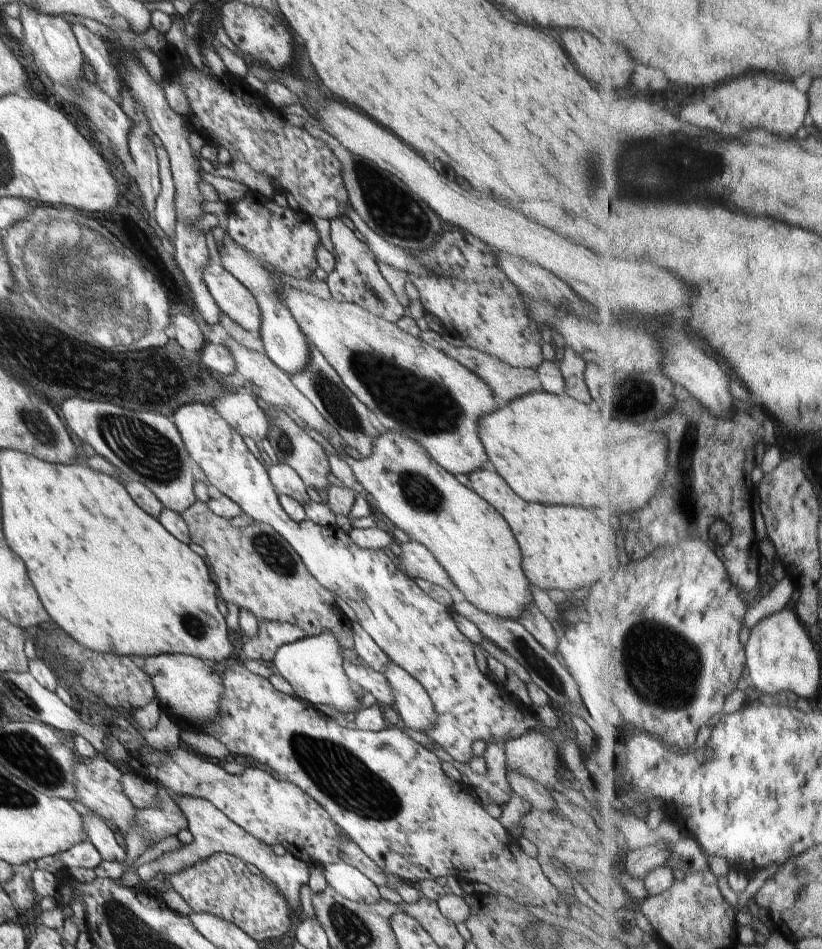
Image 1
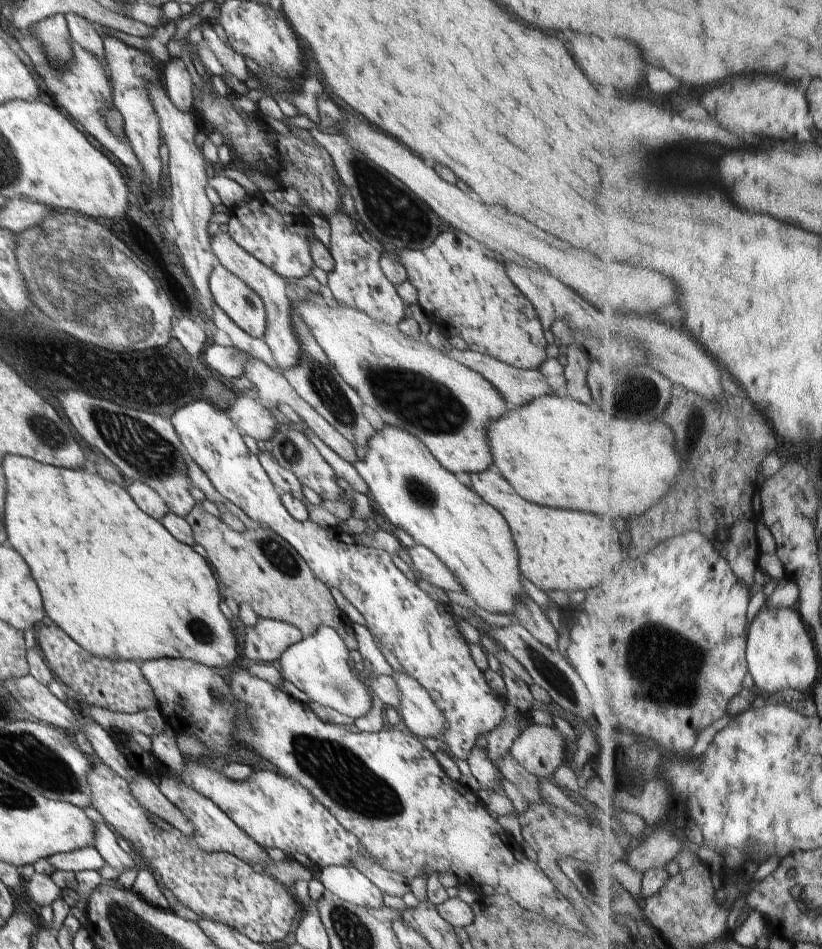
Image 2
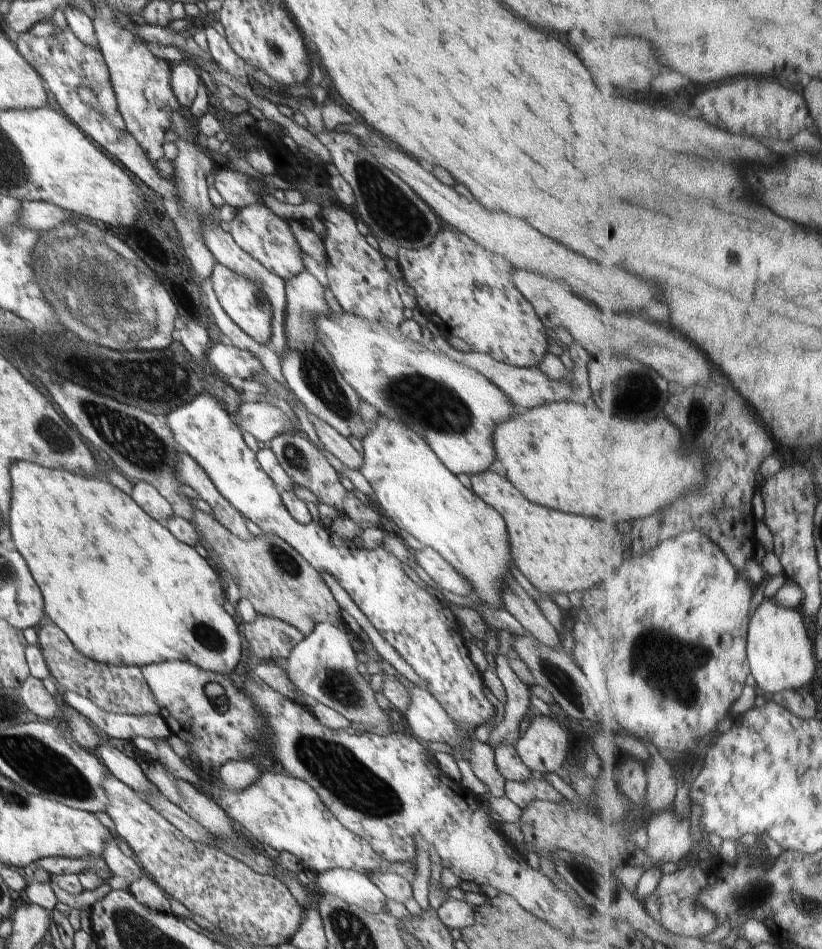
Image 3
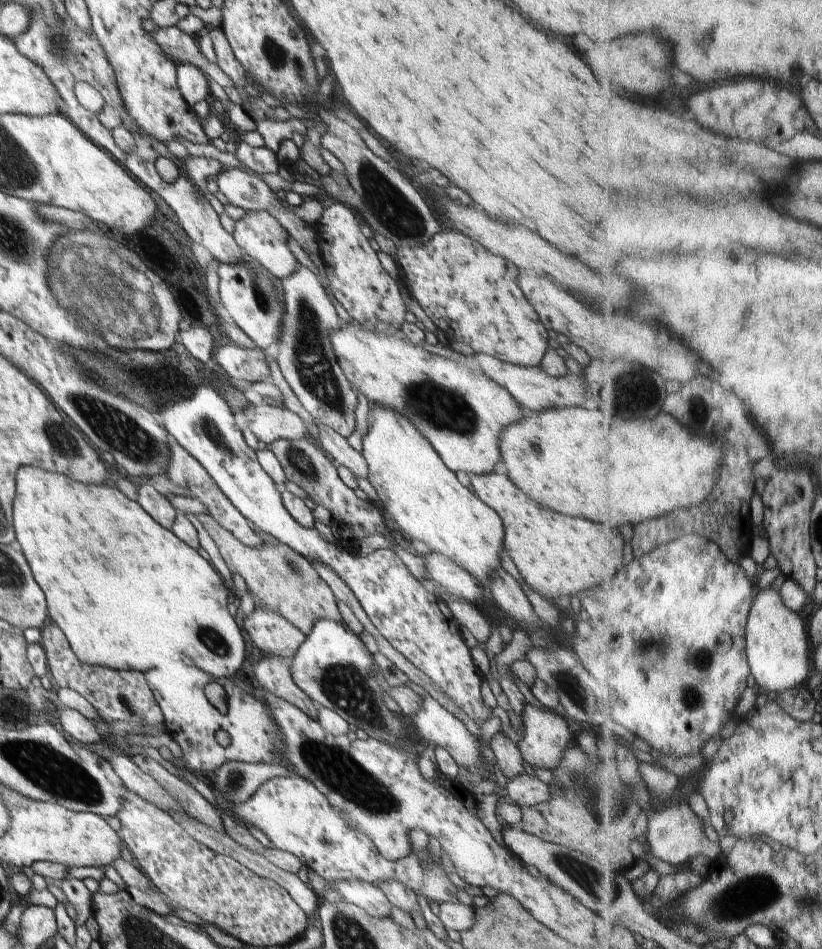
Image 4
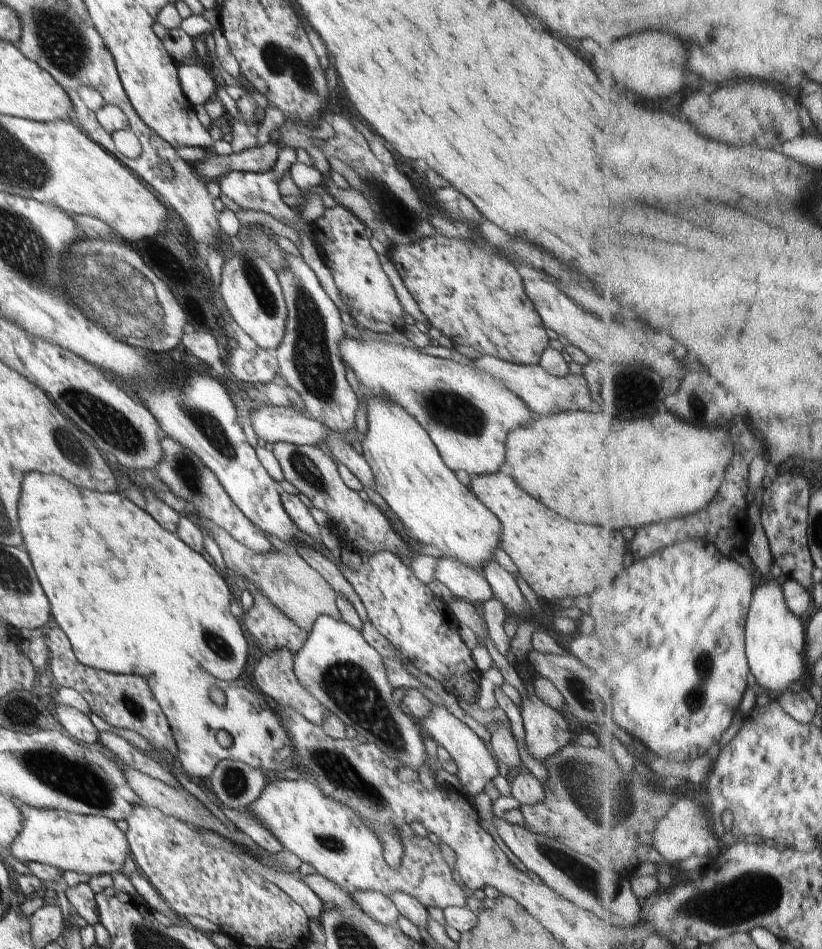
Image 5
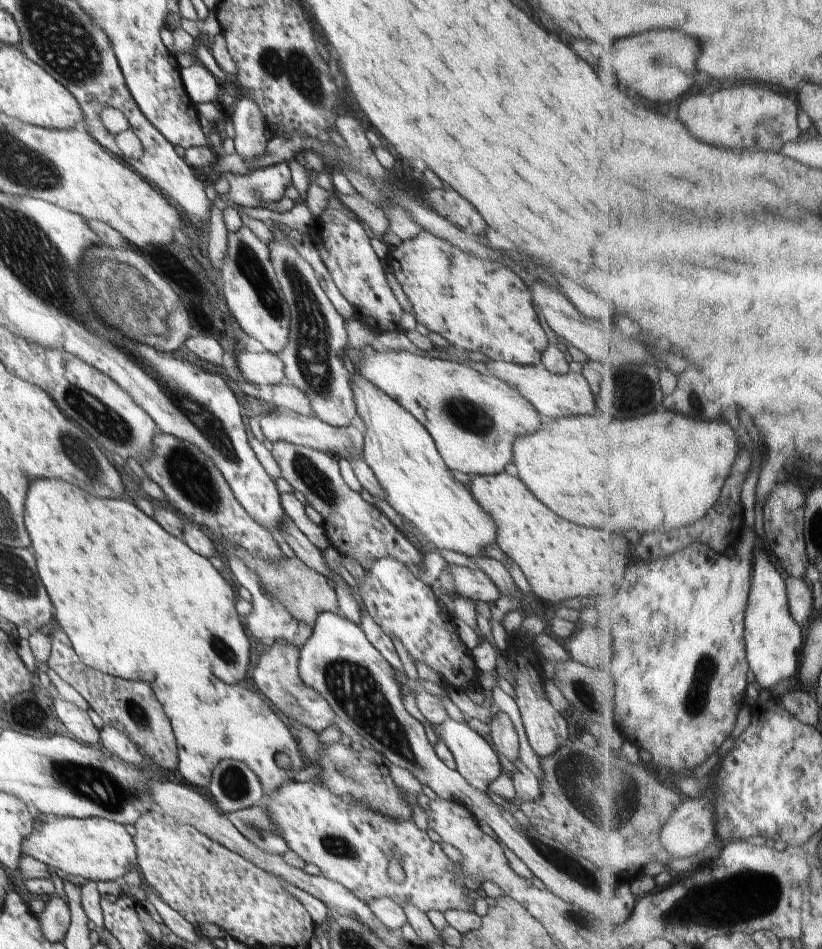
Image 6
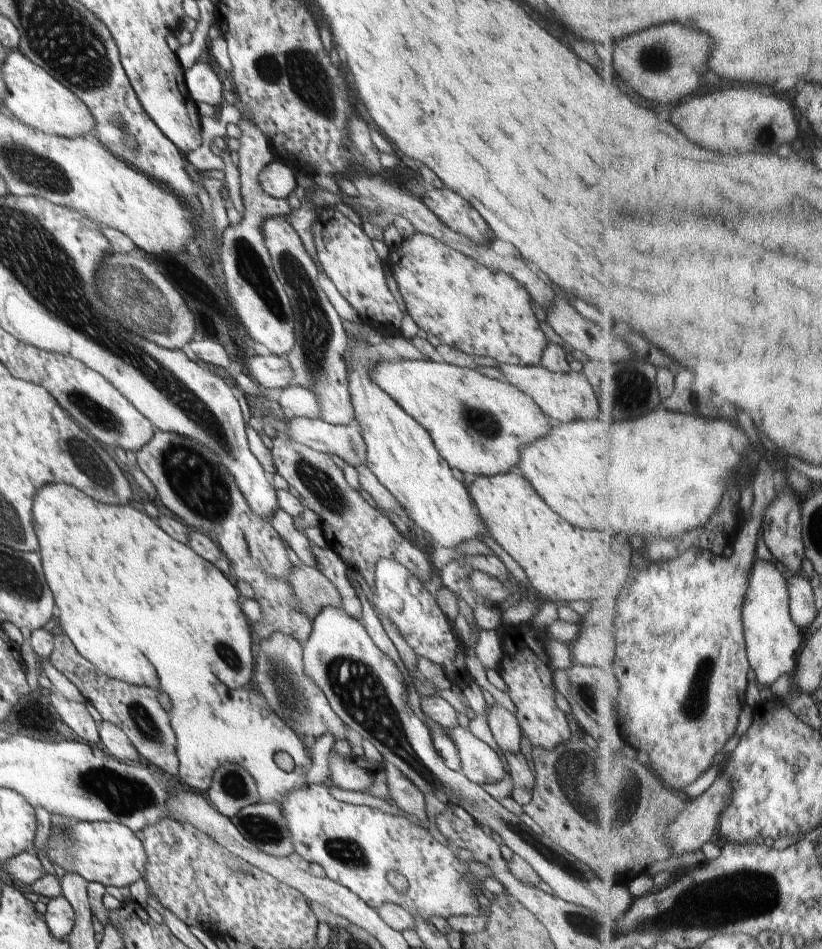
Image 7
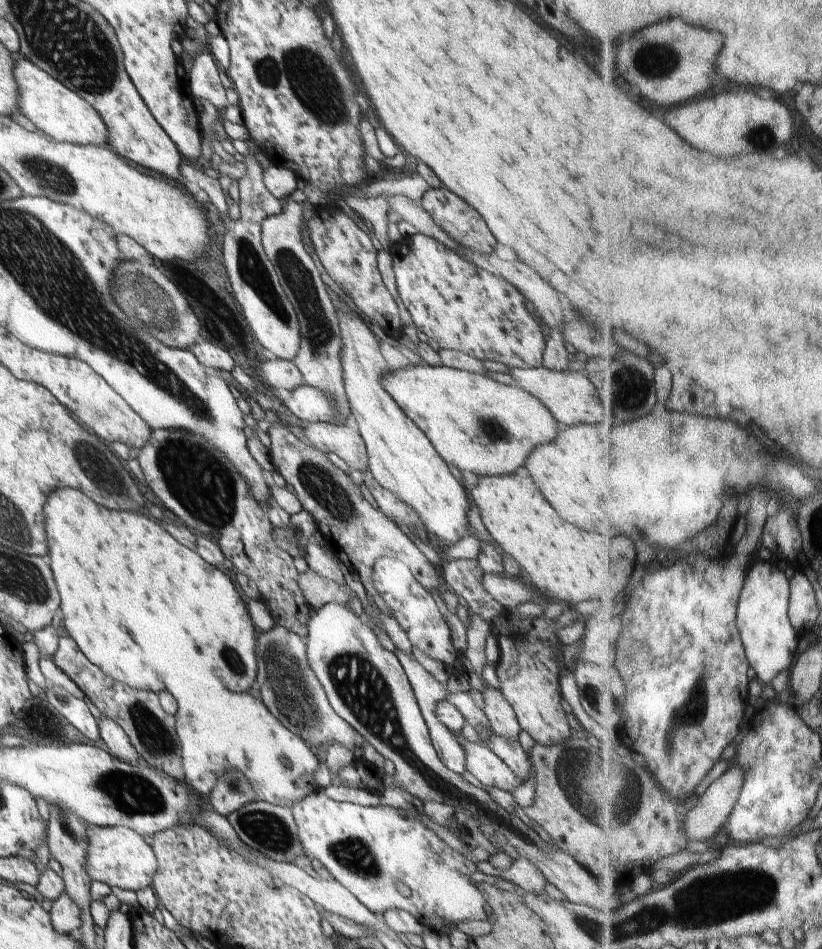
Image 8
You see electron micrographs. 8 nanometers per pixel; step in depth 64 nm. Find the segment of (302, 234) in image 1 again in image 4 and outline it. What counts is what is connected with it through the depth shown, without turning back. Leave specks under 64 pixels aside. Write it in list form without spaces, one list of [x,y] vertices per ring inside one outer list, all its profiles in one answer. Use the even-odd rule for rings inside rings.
[[[248,210],[248,214],[234,224],[233,237],[246,256],[260,262],[270,274],[274,274],[278,279],[290,276],[300,264],[288,247],[288,236],[288,232],[280,222],[264,210]]]

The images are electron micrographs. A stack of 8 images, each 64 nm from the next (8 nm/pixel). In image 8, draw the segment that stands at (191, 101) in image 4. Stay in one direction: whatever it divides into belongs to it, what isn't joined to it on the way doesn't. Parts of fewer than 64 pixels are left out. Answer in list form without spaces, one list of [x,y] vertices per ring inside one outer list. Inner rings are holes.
[[[204,50],[194,56],[192,70],[188,74],[191,94],[210,102],[221,113],[230,107],[226,95],[227,85],[220,79],[219,68],[210,51]]]

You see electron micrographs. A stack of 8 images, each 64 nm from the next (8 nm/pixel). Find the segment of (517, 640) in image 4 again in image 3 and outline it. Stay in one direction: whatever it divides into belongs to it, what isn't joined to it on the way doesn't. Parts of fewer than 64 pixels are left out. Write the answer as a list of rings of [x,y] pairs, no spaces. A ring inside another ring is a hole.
[[[513,652],[508,655],[496,654],[495,662],[498,678],[504,685],[507,698],[504,706],[504,720],[492,728],[489,745],[494,749],[498,744],[515,744],[518,734],[522,732],[520,722],[533,708],[530,704],[530,687],[512,671],[508,664]]]

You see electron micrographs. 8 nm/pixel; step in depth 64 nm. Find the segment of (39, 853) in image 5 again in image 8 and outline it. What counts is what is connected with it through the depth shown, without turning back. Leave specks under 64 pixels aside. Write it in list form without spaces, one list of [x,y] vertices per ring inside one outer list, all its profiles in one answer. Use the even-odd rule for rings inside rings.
[[[89,825],[86,828],[86,840],[88,840],[88,850],[86,850],[84,868],[91,880],[104,882],[111,887],[118,886],[124,890],[134,890],[134,892],[152,886],[158,860],[152,846],[140,834],[122,826]]]

